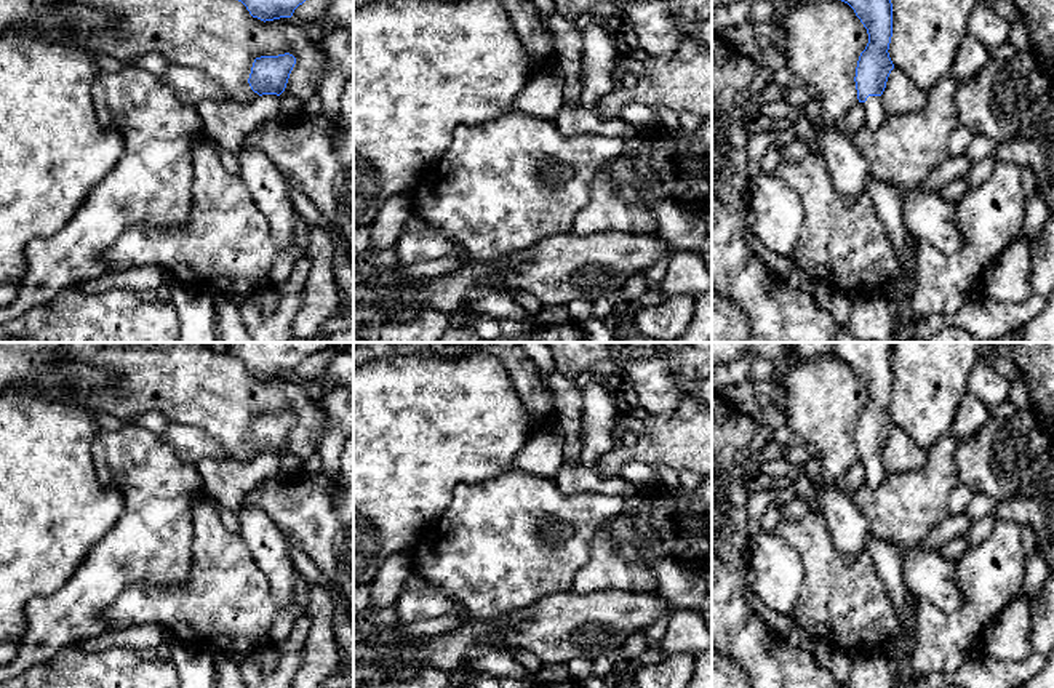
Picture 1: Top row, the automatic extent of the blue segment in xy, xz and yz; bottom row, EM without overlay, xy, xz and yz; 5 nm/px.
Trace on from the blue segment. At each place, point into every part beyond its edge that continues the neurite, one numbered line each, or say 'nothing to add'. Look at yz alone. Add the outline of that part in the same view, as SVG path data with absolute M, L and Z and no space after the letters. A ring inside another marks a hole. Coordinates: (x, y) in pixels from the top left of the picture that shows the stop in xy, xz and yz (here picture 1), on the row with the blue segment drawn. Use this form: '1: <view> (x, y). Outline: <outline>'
1: yz (875, 116). Outline: M868 96L865 102L862 102L864 107L864 125L870 130L878 130L883 126L883 123L888 118L888 114L883 107L883 98L881 96Z

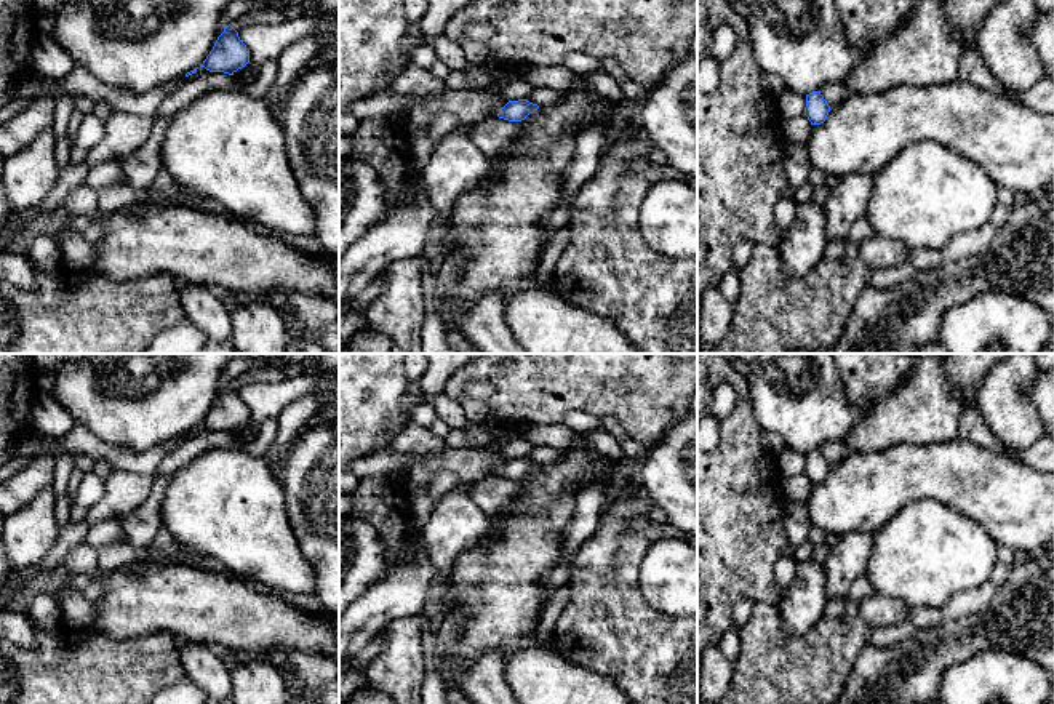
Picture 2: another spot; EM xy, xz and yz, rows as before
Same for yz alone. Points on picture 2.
nothing to add

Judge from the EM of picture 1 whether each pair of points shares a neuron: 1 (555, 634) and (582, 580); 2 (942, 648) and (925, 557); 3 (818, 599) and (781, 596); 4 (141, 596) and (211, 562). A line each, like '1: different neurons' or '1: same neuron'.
1: different neurons
2: different neurons
3: different neurons
4: same neuron

